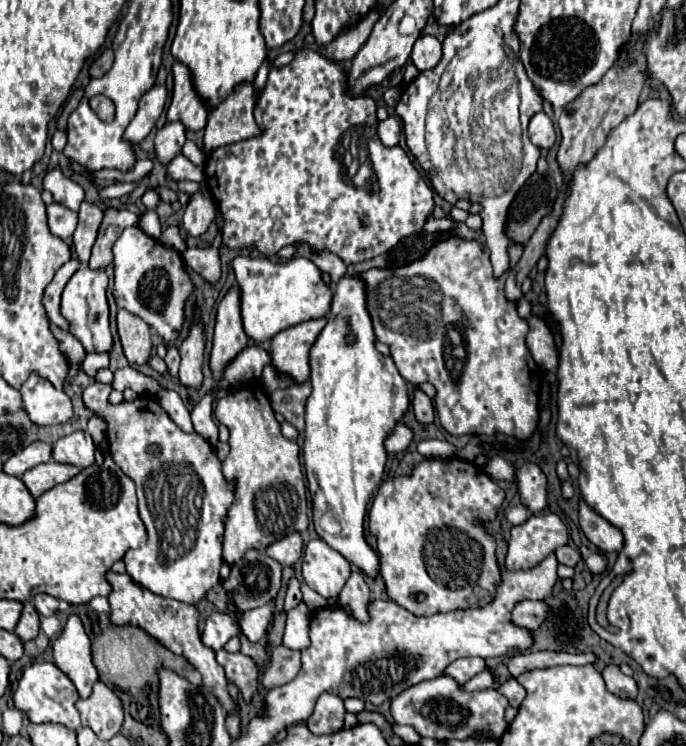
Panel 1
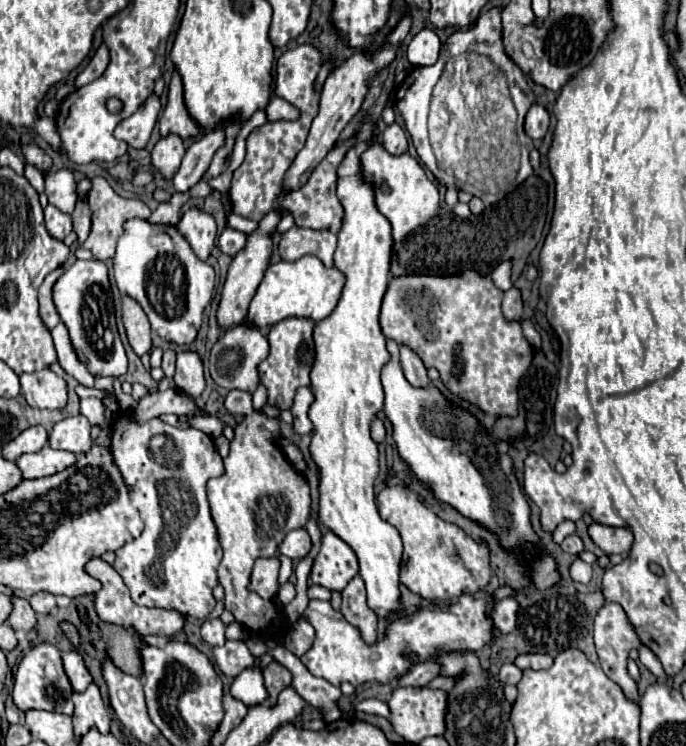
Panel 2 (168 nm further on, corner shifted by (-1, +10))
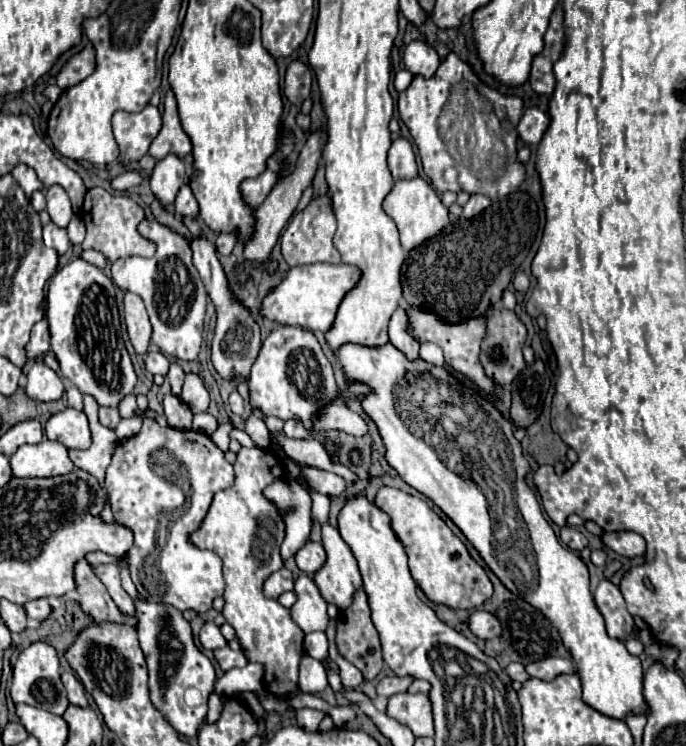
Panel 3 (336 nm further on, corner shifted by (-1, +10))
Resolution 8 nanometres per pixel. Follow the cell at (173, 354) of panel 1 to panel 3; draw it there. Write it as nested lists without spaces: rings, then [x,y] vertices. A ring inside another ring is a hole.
[[[173,362],[173,364],[171,364],[171,368],[169,368],[167,378],[169,378],[169,384],[171,384],[171,394],[179,398],[179,396],[181,396],[181,386],[183,386],[185,372],[181,370],[181,366],[177,366],[177,364]]]

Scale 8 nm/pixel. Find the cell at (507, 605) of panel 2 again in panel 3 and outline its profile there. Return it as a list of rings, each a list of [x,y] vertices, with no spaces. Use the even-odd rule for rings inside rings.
[[[475,610],[469,620],[467,620],[467,626],[469,630],[473,632],[473,636],[481,638],[481,640],[491,640],[491,638],[497,638],[501,634],[501,624],[499,620],[489,614],[489,612],[483,612],[483,610]]]

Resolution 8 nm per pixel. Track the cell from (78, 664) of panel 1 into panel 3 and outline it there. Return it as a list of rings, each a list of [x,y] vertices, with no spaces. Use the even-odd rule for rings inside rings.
[[[63,672],[63,674],[61,674],[61,680],[63,680],[63,684],[65,684],[67,698],[69,698],[69,702],[71,702],[73,706],[81,706],[81,708],[89,706],[89,698],[87,698],[81,682],[77,680],[77,676],[75,676],[73,672]]]

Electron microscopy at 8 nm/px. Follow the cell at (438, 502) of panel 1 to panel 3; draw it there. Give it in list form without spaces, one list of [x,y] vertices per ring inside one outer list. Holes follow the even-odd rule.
[[[381,486],[373,504],[391,518],[393,532],[409,556],[411,574],[431,602],[445,604],[449,608],[471,610],[491,598],[493,584],[489,582],[485,570],[475,564],[463,542],[429,508],[425,500],[391,486]]]

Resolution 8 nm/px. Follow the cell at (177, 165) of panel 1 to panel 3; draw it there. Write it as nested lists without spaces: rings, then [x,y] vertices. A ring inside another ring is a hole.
[[[127,170],[127,172],[123,172],[121,176],[117,176],[117,178],[113,178],[111,180],[111,188],[113,190],[119,190],[119,192],[123,192],[123,190],[129,190],[131,187],[138,186],[143,181],[143,176],[135,170]]]

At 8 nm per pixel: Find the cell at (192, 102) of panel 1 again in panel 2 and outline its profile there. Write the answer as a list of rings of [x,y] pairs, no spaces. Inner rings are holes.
[[[173,72],[171,84],[169,84],[169,100],[159,118],[161,134],[179,134],[181,138],[191,138],[201,134],[201,126],[189,116],[185,100],[183,100],[183,82],[179,72]]]

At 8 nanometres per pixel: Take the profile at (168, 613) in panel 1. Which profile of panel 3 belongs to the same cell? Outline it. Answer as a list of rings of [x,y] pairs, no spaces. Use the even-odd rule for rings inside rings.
[[[77,560],[75,566],[75,582],[77,582],[77,594],[79,594],[79,606],[81,610],[91,616],[95,622],[127,622],[137,624],[135,616],[123,616],[115,602],[109,598],[109,592],[105,590],[103,582],[93,574],[87,560]]]

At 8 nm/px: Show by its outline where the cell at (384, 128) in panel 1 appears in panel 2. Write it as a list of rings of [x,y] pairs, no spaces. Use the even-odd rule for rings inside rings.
[[[393,122],[391,126],[385,128],[385,132],[381,134],[381,140],[383,140],[383,146],[387,148],[387,152],[391,152],[391,154],[407,152],[407,136],[397,122]]]

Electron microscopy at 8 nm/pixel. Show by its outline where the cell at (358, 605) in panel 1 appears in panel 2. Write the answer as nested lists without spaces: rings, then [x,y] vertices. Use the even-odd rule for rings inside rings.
[[[357,574],[343,590],[343,604],[341,604],[341,614],[361,630],[361,636],[365,642],[375,642],[377,640],[377,624],[379,618],[373,614],[373,610],[367,606],[367,596],[365,596],[365,582]]]

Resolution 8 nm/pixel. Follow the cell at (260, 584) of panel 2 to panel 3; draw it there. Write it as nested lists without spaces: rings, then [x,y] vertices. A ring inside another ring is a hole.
[[[281,568],[281,570],[273,572],[267,578],[263,590],[265,590],[267,598],[279,598],[283,592],[293,590],[293,576],[291,576],[291,572],[287,568]]]

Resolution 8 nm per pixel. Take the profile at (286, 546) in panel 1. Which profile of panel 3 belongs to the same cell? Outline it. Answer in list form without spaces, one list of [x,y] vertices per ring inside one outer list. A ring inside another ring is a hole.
[[[307,542],[303,548],[297,550],[295,560],[297,566],[305,572],[305,574],[315,574],[323,564],[325,564],[325,550],[321,544],[317,542]]]

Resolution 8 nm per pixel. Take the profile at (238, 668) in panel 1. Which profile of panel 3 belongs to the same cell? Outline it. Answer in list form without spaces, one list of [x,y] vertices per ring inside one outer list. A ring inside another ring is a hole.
[[[229,646],[219,648],[213,654],[215,654],[215,660],[219,662],[219,666],[221,666],[223,672],[227,672],[231,668],[243,668],[247,664],[247,658],[241,652],[233,652]]]

